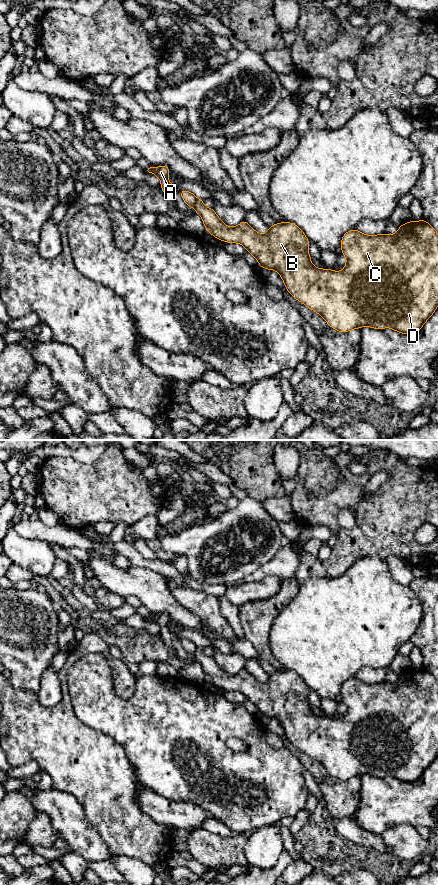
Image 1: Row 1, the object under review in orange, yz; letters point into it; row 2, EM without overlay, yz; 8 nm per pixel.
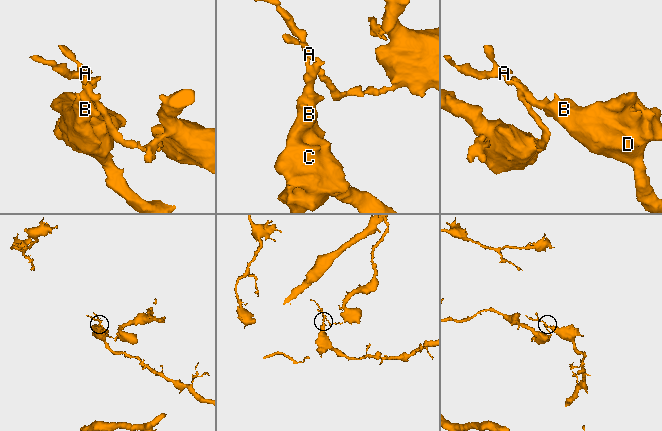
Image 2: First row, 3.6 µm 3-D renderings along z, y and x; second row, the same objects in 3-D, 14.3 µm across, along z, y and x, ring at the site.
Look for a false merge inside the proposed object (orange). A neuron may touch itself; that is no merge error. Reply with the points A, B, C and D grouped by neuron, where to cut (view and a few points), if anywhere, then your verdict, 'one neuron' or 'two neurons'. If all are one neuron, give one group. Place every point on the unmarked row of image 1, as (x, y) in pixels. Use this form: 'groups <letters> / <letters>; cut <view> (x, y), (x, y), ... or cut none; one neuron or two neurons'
groups A / B C D; cut yz (197, 647), (193, 654); two neurons

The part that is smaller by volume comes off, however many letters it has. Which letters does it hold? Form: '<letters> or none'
B, C, D

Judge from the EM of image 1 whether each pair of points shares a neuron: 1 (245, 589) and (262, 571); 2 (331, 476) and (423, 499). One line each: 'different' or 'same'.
1: different
2: same

